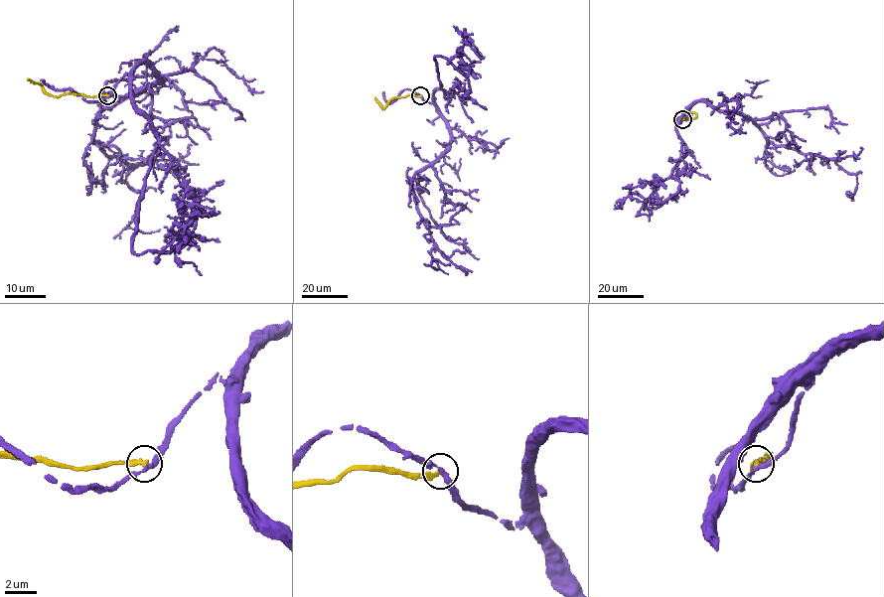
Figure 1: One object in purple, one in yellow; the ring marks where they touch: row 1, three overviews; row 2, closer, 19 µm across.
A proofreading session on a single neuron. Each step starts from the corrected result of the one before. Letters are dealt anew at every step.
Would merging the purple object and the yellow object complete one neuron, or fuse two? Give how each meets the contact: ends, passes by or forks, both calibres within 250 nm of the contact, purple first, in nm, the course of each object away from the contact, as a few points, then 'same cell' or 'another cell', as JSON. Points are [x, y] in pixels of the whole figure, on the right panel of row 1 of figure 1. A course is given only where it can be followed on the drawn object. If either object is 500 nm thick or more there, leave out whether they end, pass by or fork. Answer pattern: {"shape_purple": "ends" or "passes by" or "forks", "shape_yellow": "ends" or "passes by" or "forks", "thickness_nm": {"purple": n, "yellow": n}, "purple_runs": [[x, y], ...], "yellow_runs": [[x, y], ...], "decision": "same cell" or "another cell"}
{"shape_purple": "passes by", "shape_yellow": "ends", "thickness_nm": {"purple": 260, "yellow": 320}, "purple_runs": [[683, 119], [705, 101], [745, 114], [777, 146], [833, 160], [854, 174], [857, 188], [846, 195], [853, 195]], "yellow_runs": [[683, 119], [696, 115], [684, 109]], "decision": "another cell"}

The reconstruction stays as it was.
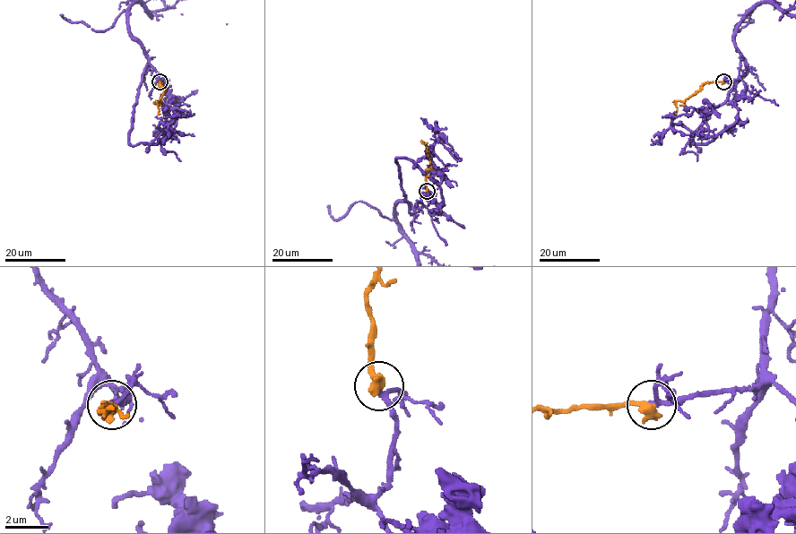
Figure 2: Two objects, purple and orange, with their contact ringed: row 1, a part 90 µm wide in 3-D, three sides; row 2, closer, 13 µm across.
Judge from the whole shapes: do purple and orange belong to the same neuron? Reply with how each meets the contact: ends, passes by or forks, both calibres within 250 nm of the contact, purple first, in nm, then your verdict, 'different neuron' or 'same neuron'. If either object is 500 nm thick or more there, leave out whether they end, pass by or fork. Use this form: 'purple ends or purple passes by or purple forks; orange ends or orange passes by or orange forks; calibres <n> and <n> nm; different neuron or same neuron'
calibres 180 and 550 nm; same neuron

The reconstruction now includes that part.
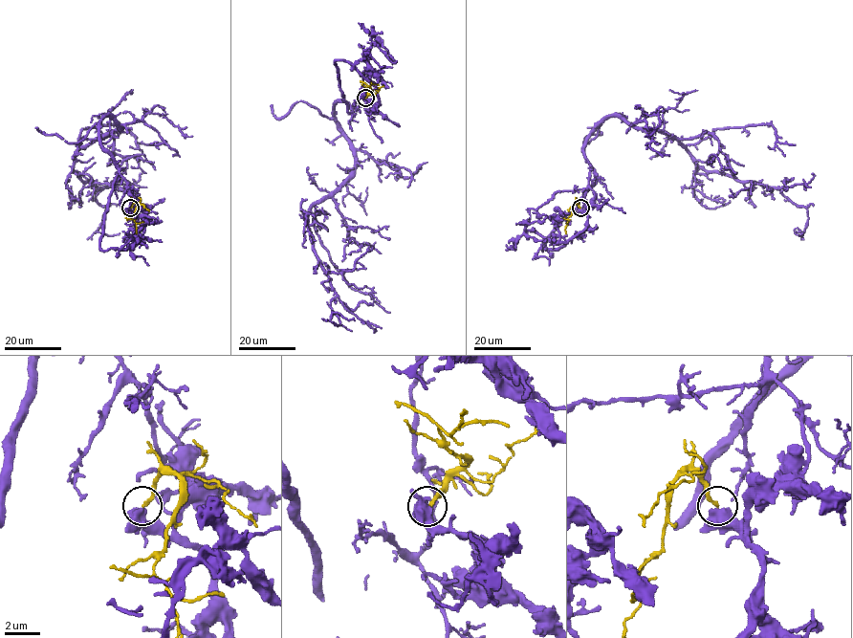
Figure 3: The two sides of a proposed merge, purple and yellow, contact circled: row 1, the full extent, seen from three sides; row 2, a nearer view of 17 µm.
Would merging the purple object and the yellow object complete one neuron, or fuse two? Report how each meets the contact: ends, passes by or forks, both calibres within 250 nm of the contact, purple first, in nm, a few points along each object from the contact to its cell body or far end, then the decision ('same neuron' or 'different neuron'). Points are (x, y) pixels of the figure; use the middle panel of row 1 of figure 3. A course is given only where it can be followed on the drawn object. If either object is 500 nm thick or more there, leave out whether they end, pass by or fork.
purple passes by; yellow ends; calibres 480 and 190 nm; course purple (365, 98), (371, 112), (335, 105), (354, 170), (307, 215), (337, 296), (340, 324), (330, 320), (354, 320); course yellow (365, 98), (371, 91), (367, 85), (371, 83); different neuron

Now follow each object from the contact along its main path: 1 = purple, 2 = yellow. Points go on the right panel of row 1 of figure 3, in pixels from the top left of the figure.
1: (580, 208), (595, 198), (587, 136), (620, 116), (667, 133), (708, 171), (777, 188), (807, 209), (802, 233)
2: (580, 208), (576, 202), (573, 205), (566, 233)

